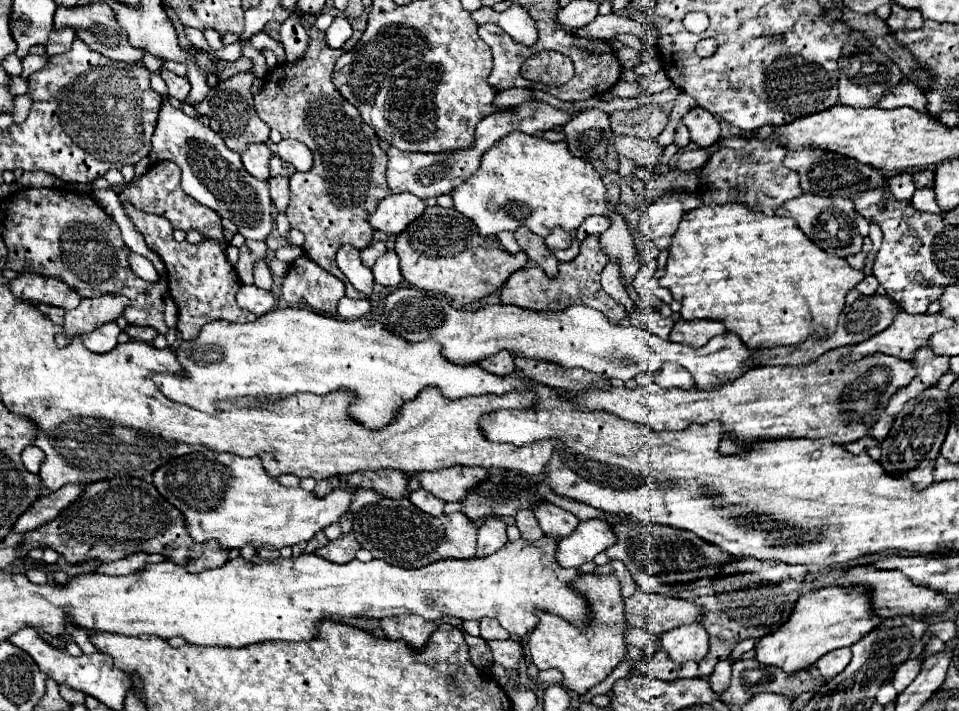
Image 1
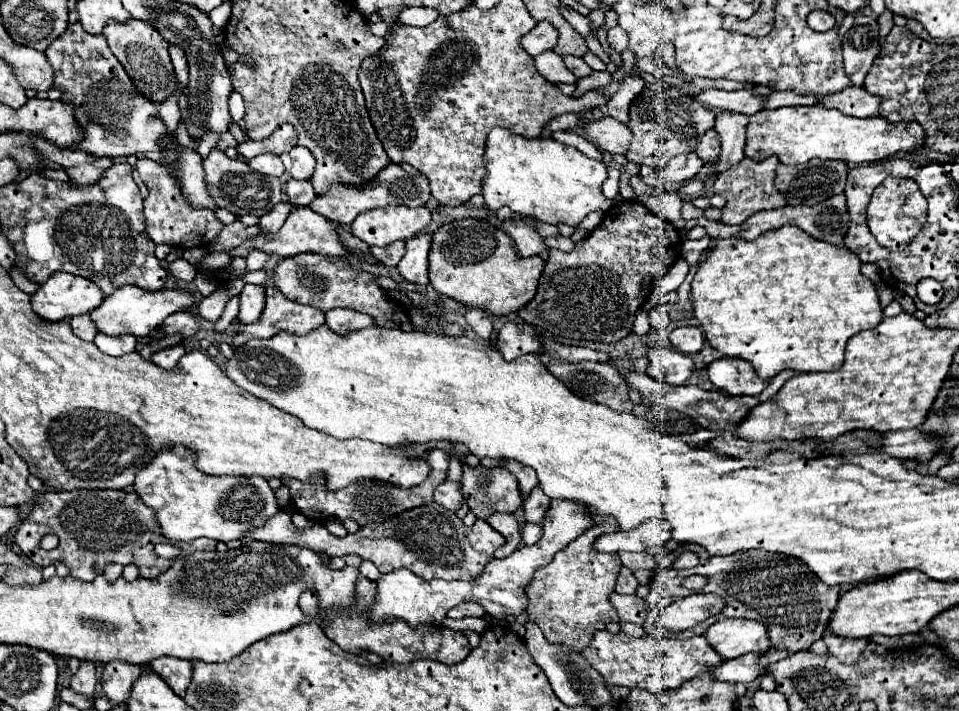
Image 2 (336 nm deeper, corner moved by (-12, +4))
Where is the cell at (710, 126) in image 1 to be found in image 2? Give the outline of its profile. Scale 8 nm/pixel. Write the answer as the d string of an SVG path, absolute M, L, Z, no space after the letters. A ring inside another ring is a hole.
M710 130L702 136L698 148L696 148L696 154L700 160L704 160L706 164L712 164L718 160L720 156L720 140L716 136L716 130Z

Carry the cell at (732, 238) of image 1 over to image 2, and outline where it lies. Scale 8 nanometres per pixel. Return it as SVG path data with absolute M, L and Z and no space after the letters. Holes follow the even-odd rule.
M780 228L776 232L768 232L752 242L748 240L740 240L740 238L726 238L726 240L716 240L716 248L714 250L708 250L706 254L702 254L702 264L692 280L692 306L694 306L694 316L696 320L700 322L700 326L704 328L704 334L710 342L710 346L718 352L722 352L724 356L732 356L732 358L742 358L742 360L748 360L756 374L760 378L774 378L778 372L790 368L794 372L832 372L832 370L838 370L842 364L844 364L844 348L846 348L846 342L848 338L852 338L854 334L862 332L862 330L870 330L870 328L876 328L876 324L882 322L884 318L884 312L882 312L882 306L880 306L880 300L878 300L878 292L874 288L874 284L860 272L860 258L848 250L846 246L834 246L834 244L828 244L828 242L822 242L822 240L816 240L812 236L808 236L806 232L800 232L800 228Z

